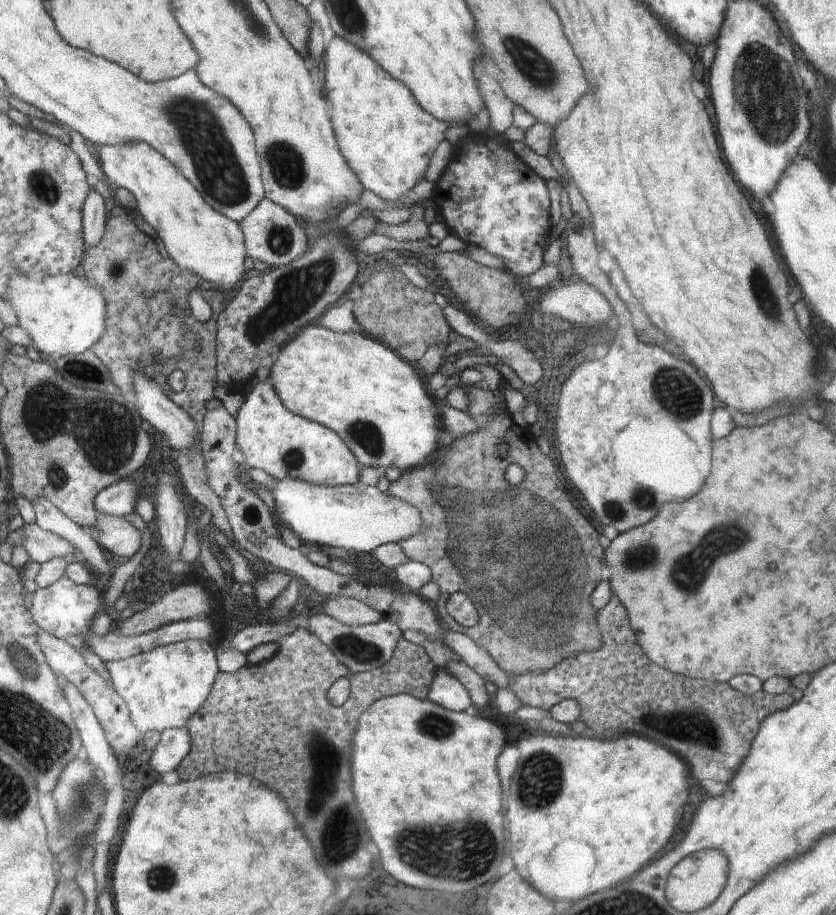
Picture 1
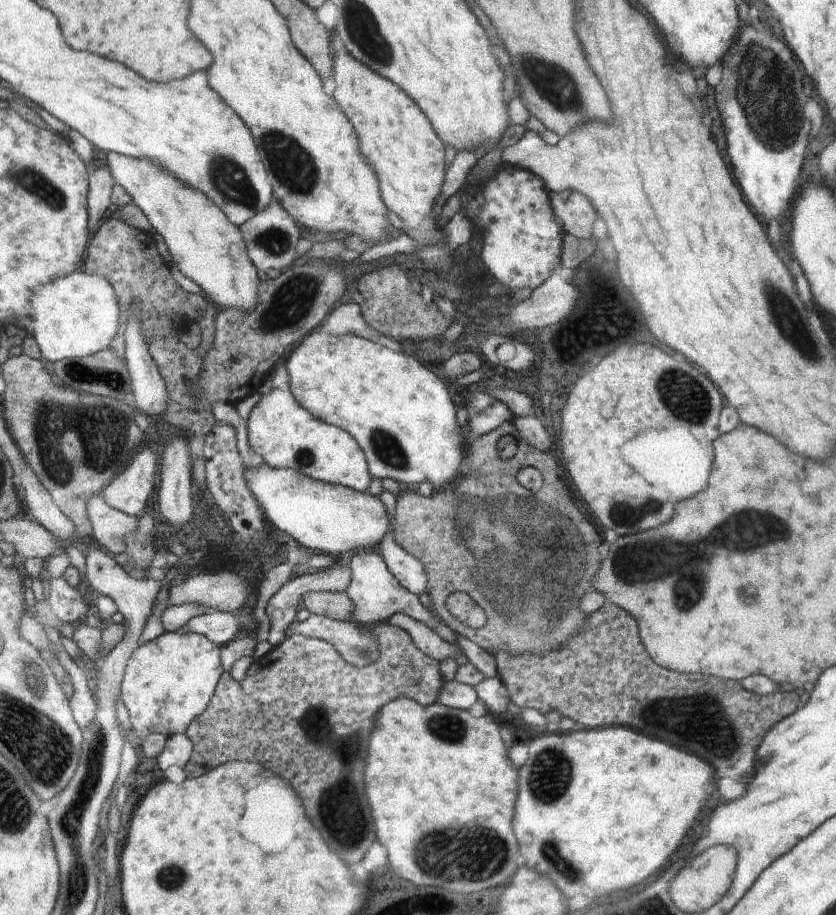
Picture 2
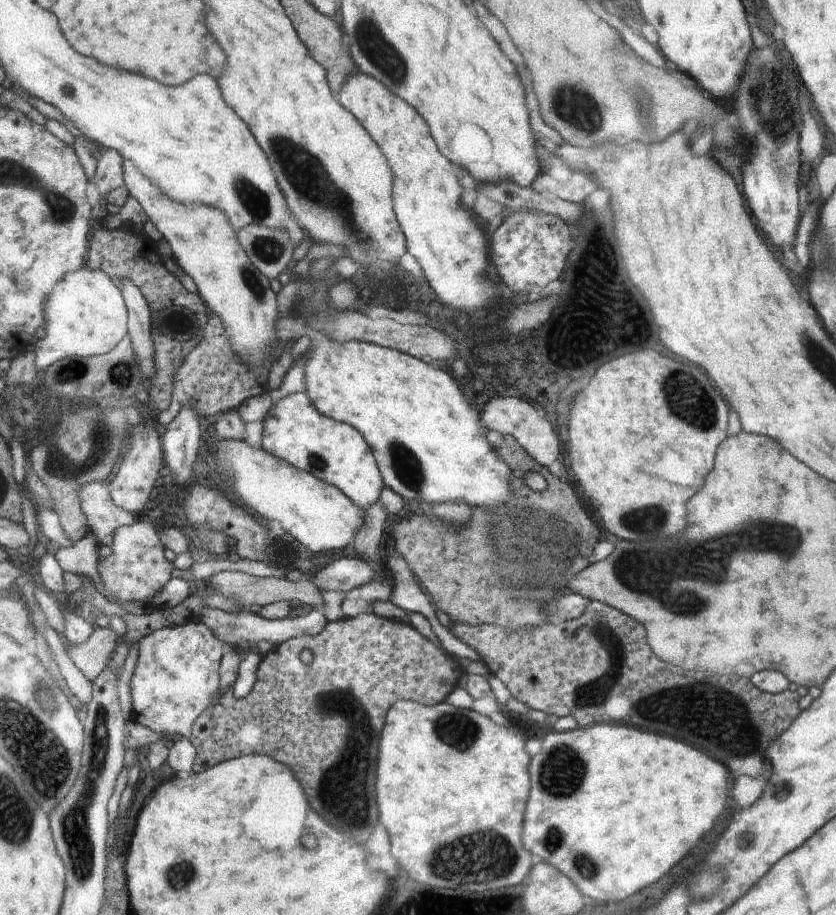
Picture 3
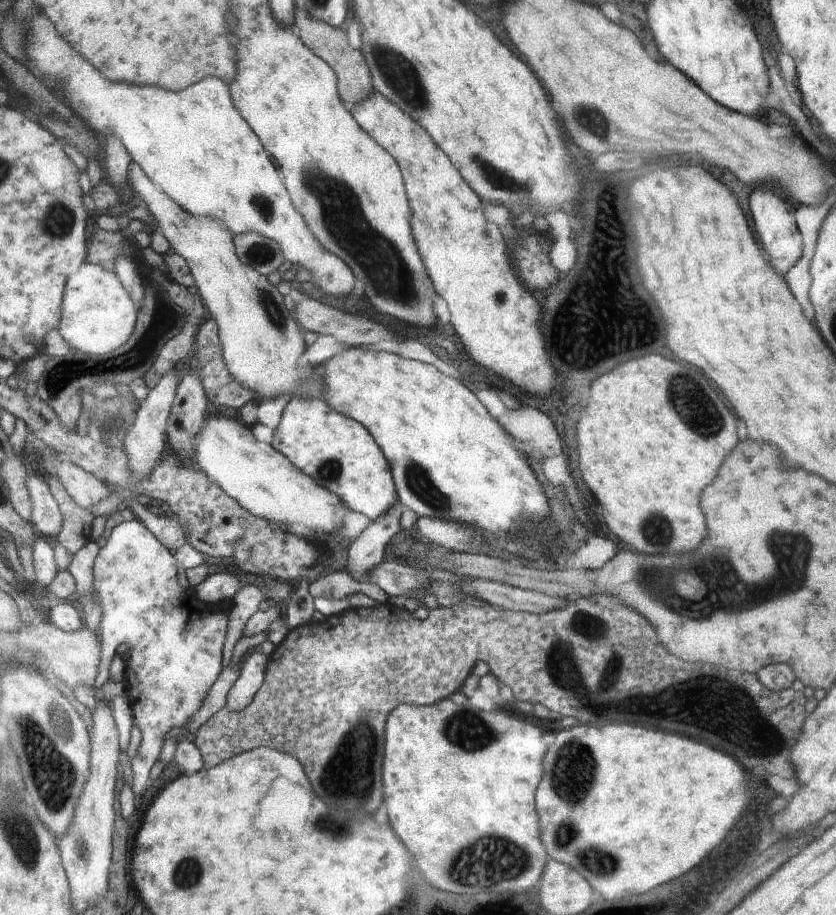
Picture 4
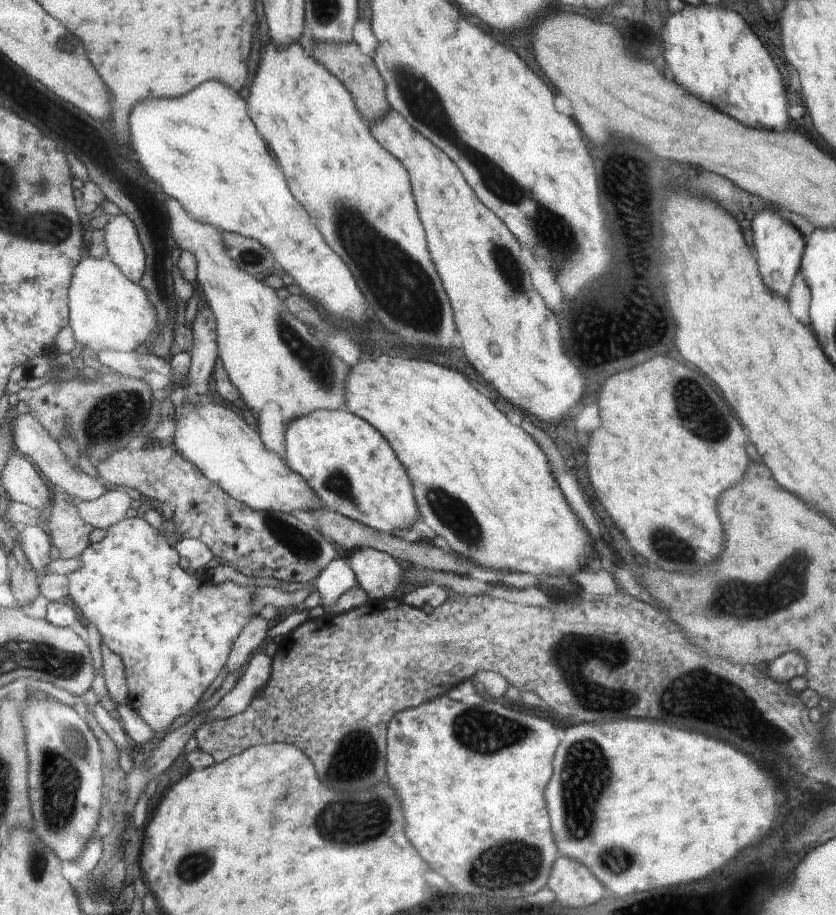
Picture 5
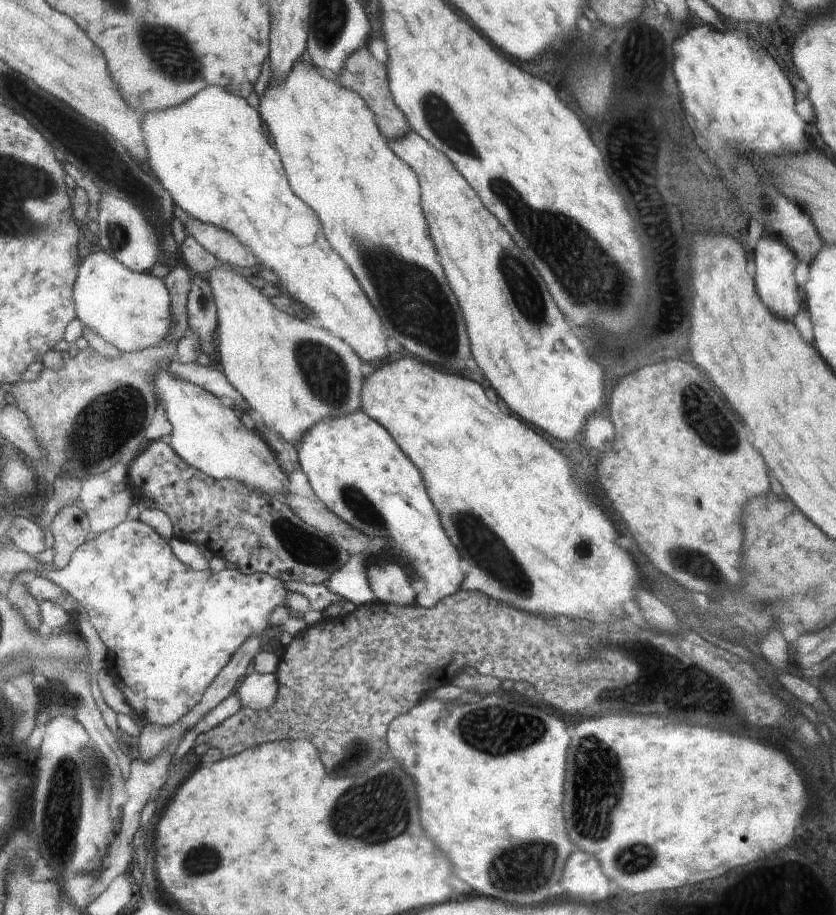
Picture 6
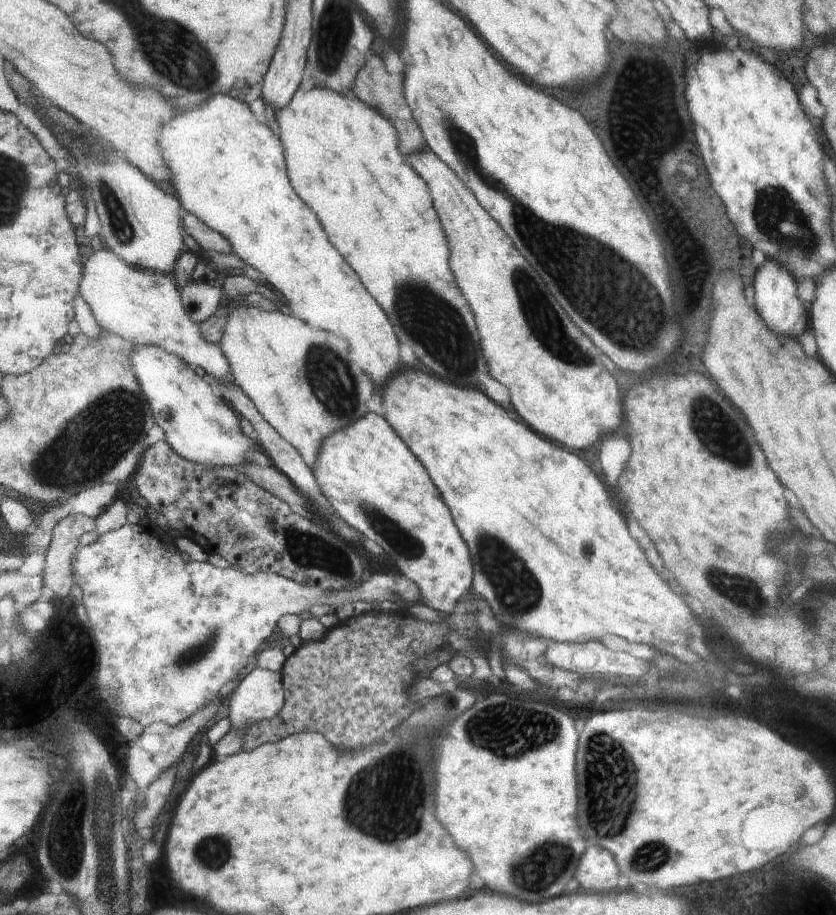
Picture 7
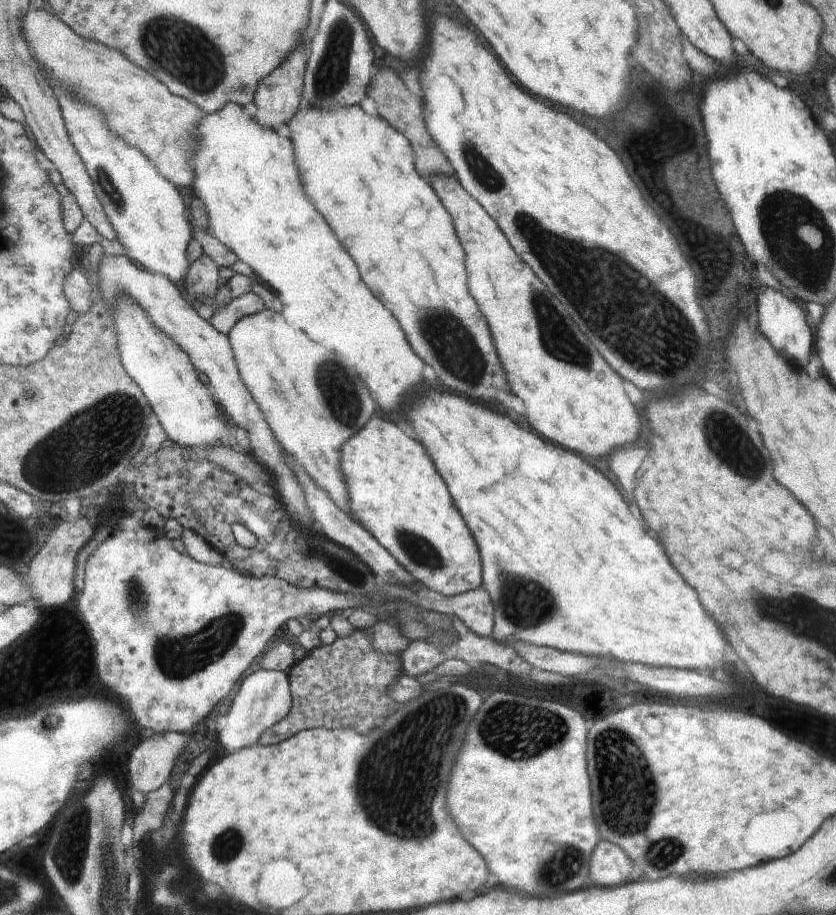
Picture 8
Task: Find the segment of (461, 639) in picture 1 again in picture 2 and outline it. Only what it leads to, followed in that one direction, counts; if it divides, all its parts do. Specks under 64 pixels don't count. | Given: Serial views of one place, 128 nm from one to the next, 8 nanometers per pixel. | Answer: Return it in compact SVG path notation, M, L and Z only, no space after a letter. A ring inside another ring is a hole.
M378 546L375 548L366 548L356 552L352 557L352 580L345 588L349 599L354 602L355 608L350 621L356 621L363 625L377 625L378 623L386 623L389 618L396 613L402 613L410 618L422 621L427 624L435 633L438 633L445 641L458 644L458 635L446 626L434 613L433 610L426 608L418 597L406 590L399 582L390 574L382 554L378 552Z

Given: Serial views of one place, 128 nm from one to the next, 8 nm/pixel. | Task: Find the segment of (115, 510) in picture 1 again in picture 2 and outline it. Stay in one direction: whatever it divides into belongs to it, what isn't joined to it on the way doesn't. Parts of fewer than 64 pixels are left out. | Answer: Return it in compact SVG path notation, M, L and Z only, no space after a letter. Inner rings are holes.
M150 448L138 452L131 465L103 493L106 502L141 520L150 507L152 492L159 489L160 461L161 456L158 458Z

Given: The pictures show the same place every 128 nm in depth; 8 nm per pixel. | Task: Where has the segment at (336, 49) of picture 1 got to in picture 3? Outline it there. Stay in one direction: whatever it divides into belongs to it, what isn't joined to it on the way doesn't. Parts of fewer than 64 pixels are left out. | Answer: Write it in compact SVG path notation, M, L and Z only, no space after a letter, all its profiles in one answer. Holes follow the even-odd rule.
M361 71L351 76L338 97L344 108L348 108L362 122L390 164L391 172L394 174L394 188L392 188L394 208L398 212L397 216L400 216L400 224L404 224L404 236L408 236L408 252L418 260L418 264L426 272L427 281L437 294L437 298L446 306L452 306L456 310L484 312L496 296L494 284L482 278L484 272L474 272L474 270L486 270L488 262L484 230L480 230L480 226L474 224L474 218L470 218L468 212L460 206L460 196L464 187L456 178L456 170L448 162L448 157L443 155L436 144L430 125L415 108L412 108L412 105L392 93L375 77L363 74Z

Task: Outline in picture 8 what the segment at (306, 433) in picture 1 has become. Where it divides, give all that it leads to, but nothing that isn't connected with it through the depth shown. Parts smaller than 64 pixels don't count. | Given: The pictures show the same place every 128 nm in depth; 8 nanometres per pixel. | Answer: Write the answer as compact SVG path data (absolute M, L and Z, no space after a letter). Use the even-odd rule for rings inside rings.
M381 414L372 416L370 422L358 434L352 435L350 440L344 444L340 460L342 460L344 480L346 480L348 492L350 492L351 514L354 520L358 521L376 539L376 542L383 546L413 576L416 582L422 583L435 593L440 593L446 597L459 595L482 586L483 563L479 545L470 528L466 526L466 522L462 520L464 516L458 514L458 510L454 508L454 504L450 500L450 492L448 492L446 484L442 482L442 478L438 476L438 472L434 468L434 461L426 454L424 447L414 436L411 436L404 425L400 426L400 424L390 422Z

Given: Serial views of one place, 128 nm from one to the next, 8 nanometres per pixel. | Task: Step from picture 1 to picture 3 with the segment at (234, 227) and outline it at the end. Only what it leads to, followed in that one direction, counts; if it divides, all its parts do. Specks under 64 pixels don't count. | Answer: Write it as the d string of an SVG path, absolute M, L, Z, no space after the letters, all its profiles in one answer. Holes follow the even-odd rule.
M125 159L124 172L127 187L131 196L137 198L149 218L157 226L173 249L174 259L197 283L198 292L212 308L213 314L220 315L227 324L227 331L232 346L237 355L243 358L243 363L255 367L262 366L267 356L274 356L275 348L280 346L278 336L278 298L272 292L268 278L264 276L248 258L248 251L239 239L239 233L234 228L229 216L218 207L205 204L184 204L174 200L167 192L154 184L132 159Z

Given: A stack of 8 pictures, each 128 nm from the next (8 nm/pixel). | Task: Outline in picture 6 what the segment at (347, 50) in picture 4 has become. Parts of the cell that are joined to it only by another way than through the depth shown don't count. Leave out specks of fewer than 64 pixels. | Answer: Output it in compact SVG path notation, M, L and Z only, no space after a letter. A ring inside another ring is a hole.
M366 45L360 47L355 54L348 58L346 66L339 72L337 80L347 89L352 89L355 93L359 93L364 100L368 100L368 104L372 104L371 111L375 116L380 116L380 124L384 124L384 136L388 136L388 141L403 138L410 131L407 117L398 108L392 96L388 68L373 56Z

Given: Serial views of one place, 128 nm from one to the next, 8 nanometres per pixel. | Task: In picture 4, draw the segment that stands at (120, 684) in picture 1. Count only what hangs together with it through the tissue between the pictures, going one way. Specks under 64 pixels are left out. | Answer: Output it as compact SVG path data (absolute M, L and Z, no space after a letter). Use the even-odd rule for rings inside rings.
M140 518L125 521L115 526L107 545L102 548L95 564L96 588L99 597L105 606L100 634L103 638L102 664L100 674L96 678L93 688L100 688L110 680L110 667L118 648L126 644L128 650L125 657L128 660L126 669L126 693L135 712L137 726L142 730L143 740L138 754L130 762L133 768L134 782L132 789L137 800L143 797L152 780L152 768L163 755L166 736L170 730L181 728L182 731L188 723L200 712L211 694L220 676L225 671L224 657L227 643L231 614L224 610L202 610L204 603L198 602L192 586L183 589L180 586L181 564L178 558L162 541L144 524ZM193 592L192 600L188 596Z

